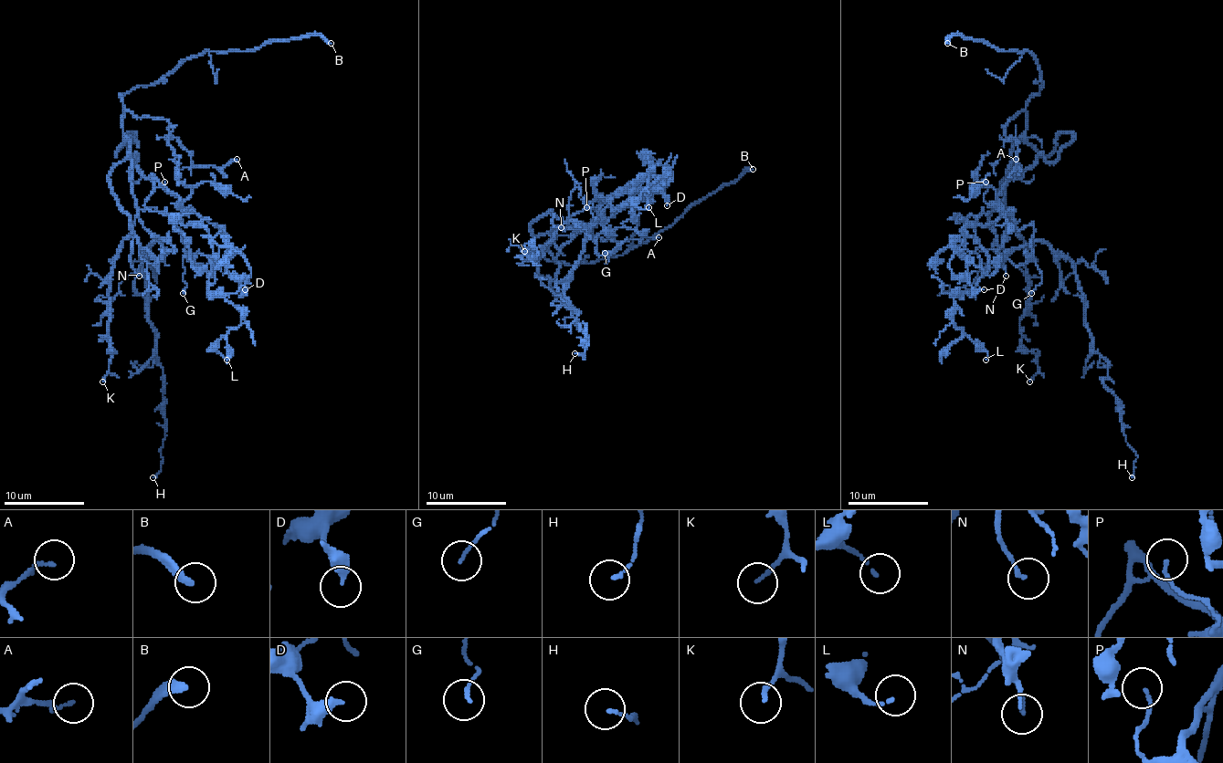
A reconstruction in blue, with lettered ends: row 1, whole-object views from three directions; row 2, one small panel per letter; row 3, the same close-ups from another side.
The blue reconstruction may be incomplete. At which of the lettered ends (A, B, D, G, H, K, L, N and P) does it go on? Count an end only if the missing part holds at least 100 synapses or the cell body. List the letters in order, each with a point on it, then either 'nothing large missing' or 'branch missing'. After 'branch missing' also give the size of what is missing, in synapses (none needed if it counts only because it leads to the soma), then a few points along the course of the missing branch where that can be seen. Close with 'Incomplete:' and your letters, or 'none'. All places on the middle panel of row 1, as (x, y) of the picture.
A: place (658, 237); nothing large missing
B: place (753, 169); branch missing; course (753, 169), (763, 177), (769, 195)
D: place (667, 205); nothing large missing
G: place (605, 253); nothing large missing
H: place (574, 353); nothing large missing
K: place (524, 251); nothing large missing
L: place (648, 207); nothing large missing
N: place (561, 227); nothing large missing
P: place (586, 207); nothing large missing
Incomplete: B

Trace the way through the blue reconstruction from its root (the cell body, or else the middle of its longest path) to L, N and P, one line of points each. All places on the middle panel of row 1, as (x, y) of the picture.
L: (544, 215), (534, 235), (596, 197), (625, 207), (663, 173), (641, 193), (648, 207)
N: (544, 215), (551, 211), (557, 217), (554, 215), (553, 224), (561, 227)
P: (544, 215), (531, 225), (534, 235), (553, 233), (554, 225), (576, 227), (601, 217), (601, 205), (586, 207)

